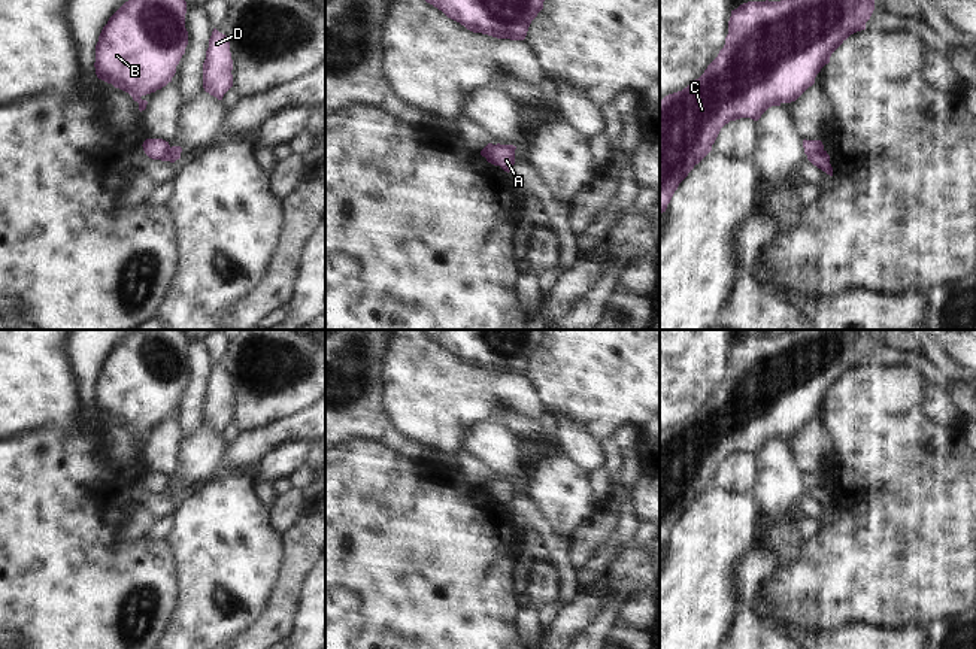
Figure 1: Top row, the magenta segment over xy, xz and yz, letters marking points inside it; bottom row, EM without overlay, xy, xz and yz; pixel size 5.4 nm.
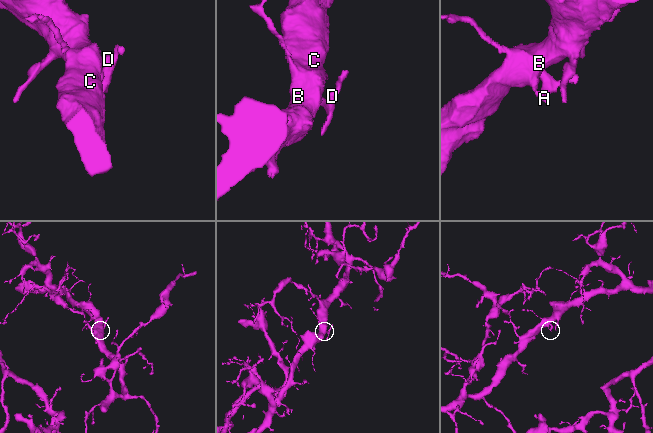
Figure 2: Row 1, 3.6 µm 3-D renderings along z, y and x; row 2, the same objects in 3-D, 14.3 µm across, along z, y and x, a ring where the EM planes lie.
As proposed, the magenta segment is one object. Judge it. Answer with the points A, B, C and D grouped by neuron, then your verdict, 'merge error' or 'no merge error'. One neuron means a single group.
groups A D / B C; merge error

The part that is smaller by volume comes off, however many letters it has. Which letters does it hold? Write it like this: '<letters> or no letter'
A, D.

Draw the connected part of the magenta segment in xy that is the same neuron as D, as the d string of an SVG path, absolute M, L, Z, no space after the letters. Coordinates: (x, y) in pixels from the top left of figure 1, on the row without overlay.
M213 363L203 397L203 422L210 430L222 434L233 421L233 394L230 376L225 369Z

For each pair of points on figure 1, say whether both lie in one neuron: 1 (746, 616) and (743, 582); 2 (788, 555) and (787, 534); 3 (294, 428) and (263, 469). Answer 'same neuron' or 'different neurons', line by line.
1: different neurons
2: same neuron
3: different neurons

